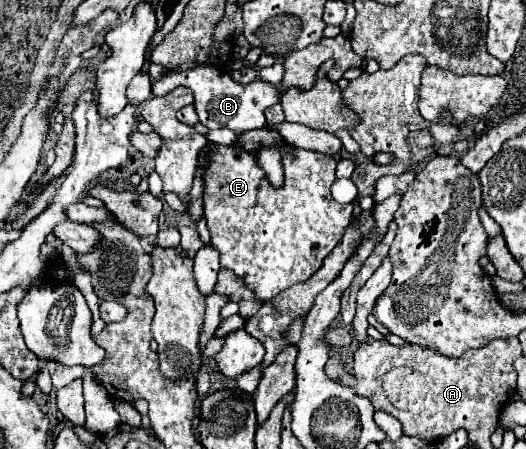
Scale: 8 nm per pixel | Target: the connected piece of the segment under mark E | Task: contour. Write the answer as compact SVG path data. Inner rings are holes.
M208 143L206 165L204 165L204 217L212 233L212 247L220 253L220 265L234 271L234 275L244 281L244 285L256 295L258 301L274 299L280 291L310 279L326 255L336 247L344 229L352 221L354 205L336 203L330 195L330 187L336 181L334 169L336 159L306 151L300 147L290 147L290 153L284 153L284 183L282 187L272 187L264 169L258 167L256 151L246 151L232 145Z

